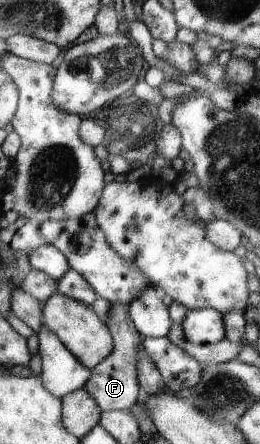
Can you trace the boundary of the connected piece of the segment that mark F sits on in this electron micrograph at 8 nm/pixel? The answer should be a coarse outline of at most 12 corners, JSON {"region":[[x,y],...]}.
{"region":[[111,304],[113,352],[85,390],[101,412],[139,400],[141,335],[128,305]]}

